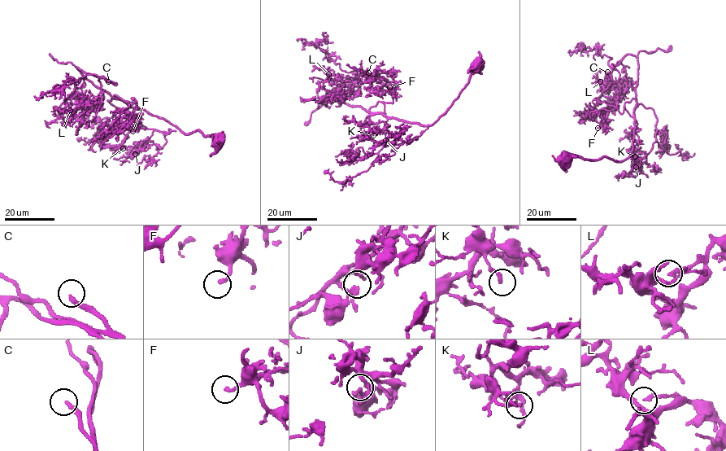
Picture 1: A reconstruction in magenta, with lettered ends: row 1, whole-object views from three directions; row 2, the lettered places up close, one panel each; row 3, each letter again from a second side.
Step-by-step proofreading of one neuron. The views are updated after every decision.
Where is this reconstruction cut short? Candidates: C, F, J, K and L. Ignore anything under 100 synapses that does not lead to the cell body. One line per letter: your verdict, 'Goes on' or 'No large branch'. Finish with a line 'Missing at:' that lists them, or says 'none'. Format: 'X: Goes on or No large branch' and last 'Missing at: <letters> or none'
C: Goes on
F: No large branch
J: No large branch
K: No large branch
L: No large branch
Missing at: C

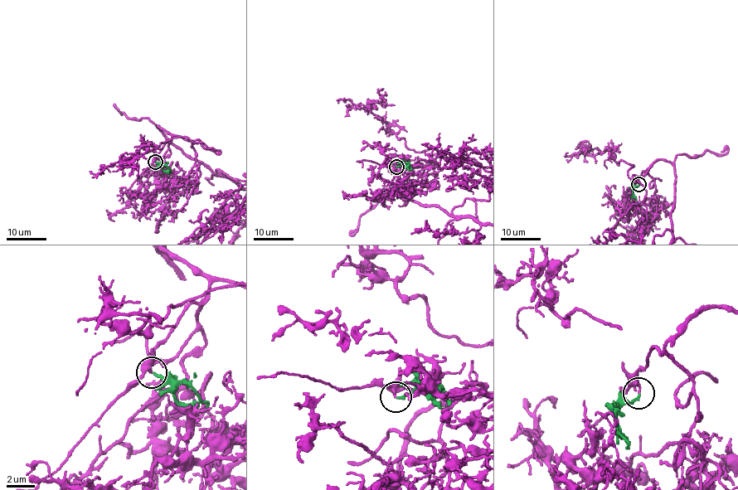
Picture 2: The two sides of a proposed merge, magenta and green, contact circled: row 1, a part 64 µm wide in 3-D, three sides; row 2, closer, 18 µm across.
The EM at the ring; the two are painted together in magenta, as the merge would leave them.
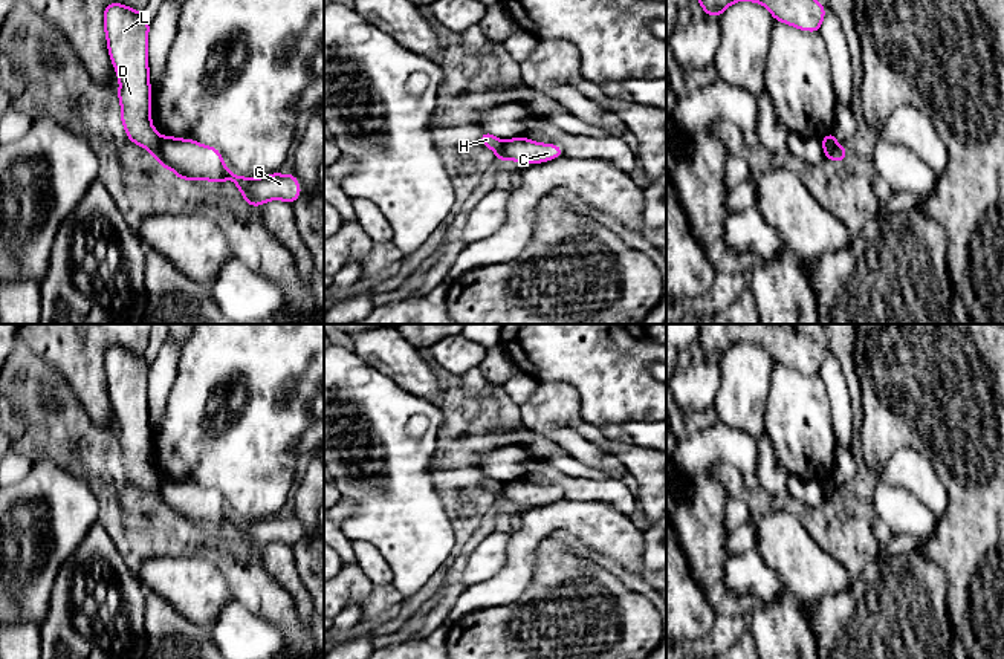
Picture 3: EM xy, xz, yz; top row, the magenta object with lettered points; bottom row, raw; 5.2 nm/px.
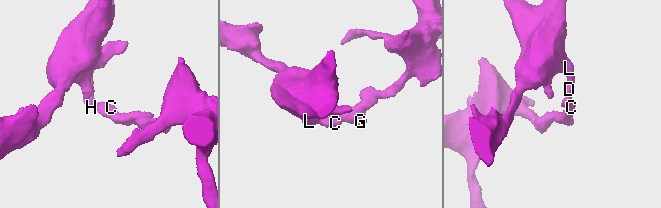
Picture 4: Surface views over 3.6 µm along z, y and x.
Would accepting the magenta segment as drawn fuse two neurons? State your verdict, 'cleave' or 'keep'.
cleave

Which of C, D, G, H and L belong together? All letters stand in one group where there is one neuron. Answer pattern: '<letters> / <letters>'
C G / D H L

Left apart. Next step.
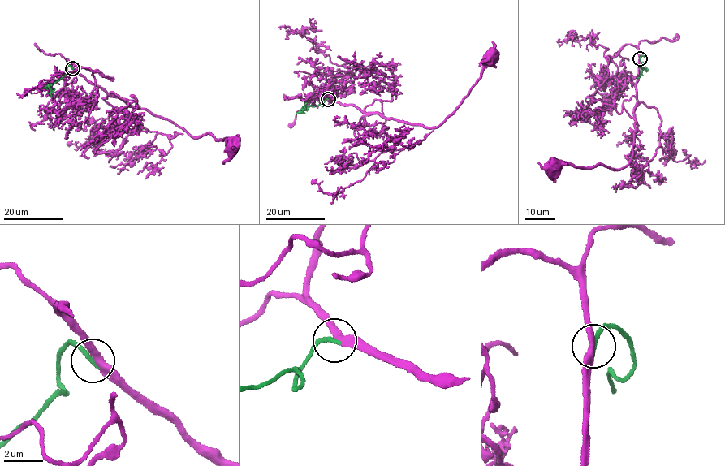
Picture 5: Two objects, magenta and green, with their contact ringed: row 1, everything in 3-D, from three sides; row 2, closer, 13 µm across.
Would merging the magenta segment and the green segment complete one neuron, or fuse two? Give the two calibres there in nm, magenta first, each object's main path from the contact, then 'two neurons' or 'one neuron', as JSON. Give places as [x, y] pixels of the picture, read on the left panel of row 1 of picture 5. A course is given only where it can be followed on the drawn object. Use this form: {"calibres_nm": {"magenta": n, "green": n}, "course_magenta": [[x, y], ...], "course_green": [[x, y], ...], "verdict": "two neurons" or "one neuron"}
{"calibres_nm": {"magenta": 360, "green": 240}, "course_magenta": [[72, 67], [110, 94], [167, 118], [189, 135], [196, 138], [208, 133], [218, 141], [228, 139], [233, 144]], "course_green": [[72, 67], [66, 66], [68, 72], [49, 87], [49, 95]], "verdict": "one neuron"}

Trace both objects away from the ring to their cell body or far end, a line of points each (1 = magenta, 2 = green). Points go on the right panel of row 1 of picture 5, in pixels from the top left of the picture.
1: (640, 58), (632, 156), (627, 165), (614, 170), (602, 164), (582, 169), (565, 163), (557, 169), (555, 166)
2: (640, 58), (643, 55), (645, 60), (642, 62), (641, 74), (638, 77), (636, 75)

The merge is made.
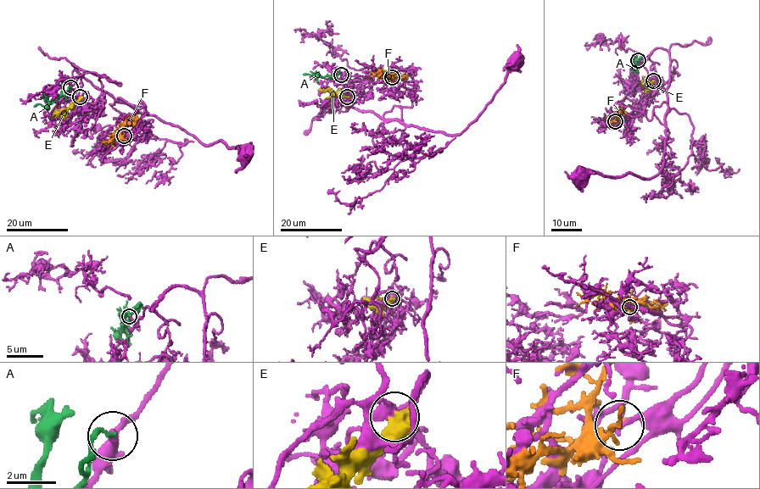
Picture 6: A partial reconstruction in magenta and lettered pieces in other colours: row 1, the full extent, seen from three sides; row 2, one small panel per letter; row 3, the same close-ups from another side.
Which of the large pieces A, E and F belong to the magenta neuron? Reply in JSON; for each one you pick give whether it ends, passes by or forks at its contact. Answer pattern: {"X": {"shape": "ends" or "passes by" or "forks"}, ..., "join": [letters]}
{"join": []}

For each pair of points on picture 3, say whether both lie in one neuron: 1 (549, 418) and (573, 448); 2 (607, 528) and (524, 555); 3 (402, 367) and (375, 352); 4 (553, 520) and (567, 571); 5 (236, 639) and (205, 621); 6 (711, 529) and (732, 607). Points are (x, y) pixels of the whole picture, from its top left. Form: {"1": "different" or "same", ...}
{"1": "different", "2": "same", "3": "same", "4": "different", "5": "different", "6": "same"}

